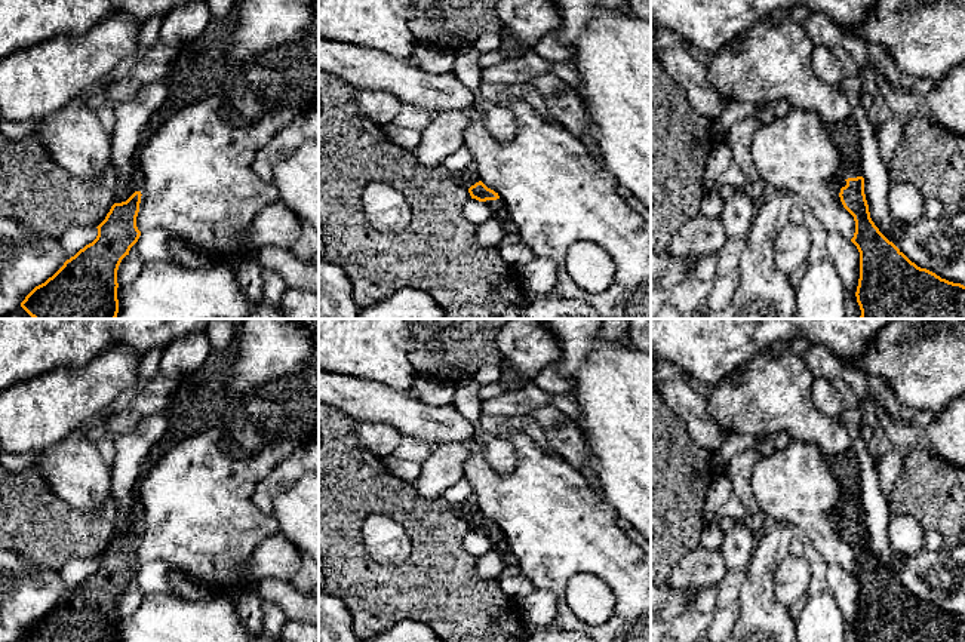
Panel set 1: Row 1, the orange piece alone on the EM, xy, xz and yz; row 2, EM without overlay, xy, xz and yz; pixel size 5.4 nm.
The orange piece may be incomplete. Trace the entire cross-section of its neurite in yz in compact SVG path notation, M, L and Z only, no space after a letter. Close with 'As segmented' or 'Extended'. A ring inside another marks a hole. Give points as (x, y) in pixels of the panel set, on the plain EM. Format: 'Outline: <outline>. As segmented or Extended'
Outline: M852 451L832 458L830 467L840 488L839 529L855 553L851 574L860 584L860 642L965 642L964 617L918 599L872 553Z. Extended

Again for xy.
Outline: M139 482L132 519L135 525L126 534L114 535L96 559L96 571L25 629L24 642L119 642L117 602L141 568L136 559L142 528Z. Extended

